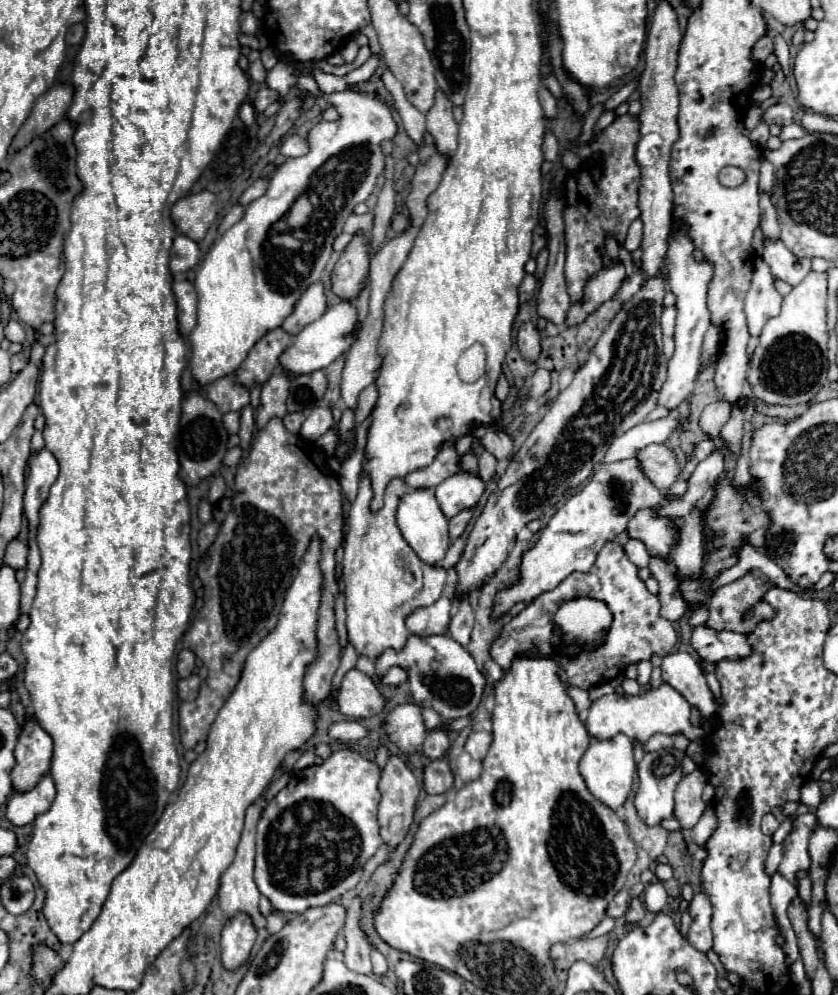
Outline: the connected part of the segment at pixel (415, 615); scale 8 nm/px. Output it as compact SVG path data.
M442 595L436 603L414 609L406 617L406 627L416 635L442 635L448 629L450 611L452 611L452 603Z

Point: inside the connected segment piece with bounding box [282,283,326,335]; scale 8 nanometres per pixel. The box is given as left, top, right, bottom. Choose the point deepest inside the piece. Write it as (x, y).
(311, 306)

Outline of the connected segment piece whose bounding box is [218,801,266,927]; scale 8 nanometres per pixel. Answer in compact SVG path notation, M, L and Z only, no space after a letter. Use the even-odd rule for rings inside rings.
M256 801L252 803L248 809L246 809L246 823L244 823L244 829L242 829L242 837L240 837L240 843L238 843L238 849L236 849L236 857L234 861L230 863L230 867L222 873L222 879L220 879L220 889L218 889L218 901L220 901L220 907L224 911L224 917L230 919L230 915L234 915L234 911L250 911L250 917L254 919L254 927L262 927L266 925L266 919L260 915L258 911L258 899L260 899L260 891L254 883L254 855L256 855L256 849L254 849L254 835L256 835L256 823L260 819L260 813L262 813L264 805L262 801Z

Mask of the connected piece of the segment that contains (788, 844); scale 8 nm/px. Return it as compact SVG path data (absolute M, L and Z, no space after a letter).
M814 813L798 815L794 819L794 831L784 841L784 859L778 867L786 879L796 883L796 871L810 869L810 855L808 855L808 839L810 839L810 827L814 827Z

